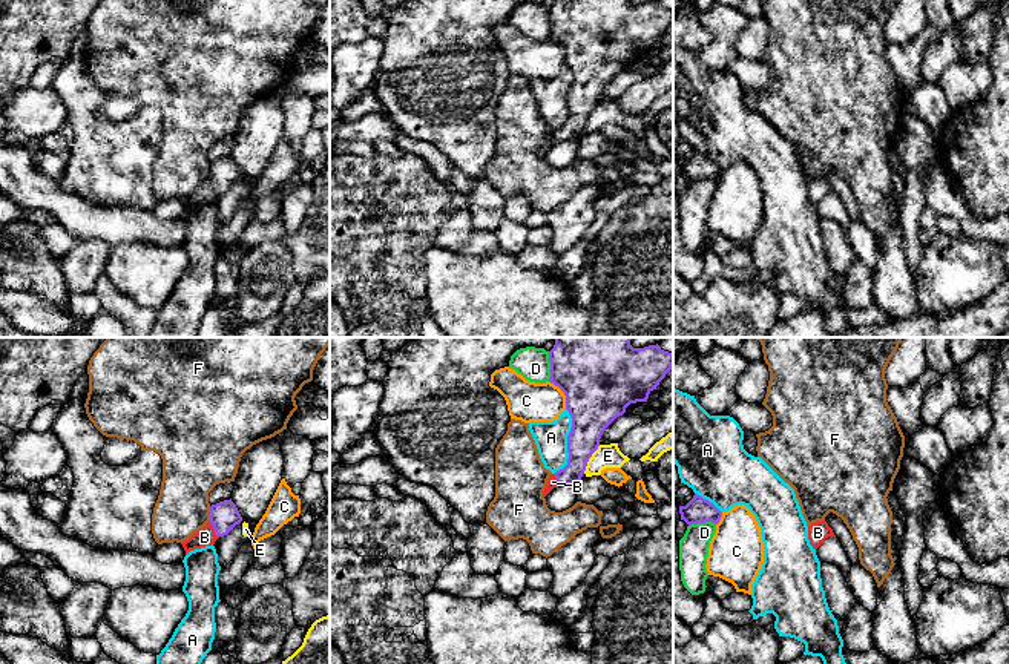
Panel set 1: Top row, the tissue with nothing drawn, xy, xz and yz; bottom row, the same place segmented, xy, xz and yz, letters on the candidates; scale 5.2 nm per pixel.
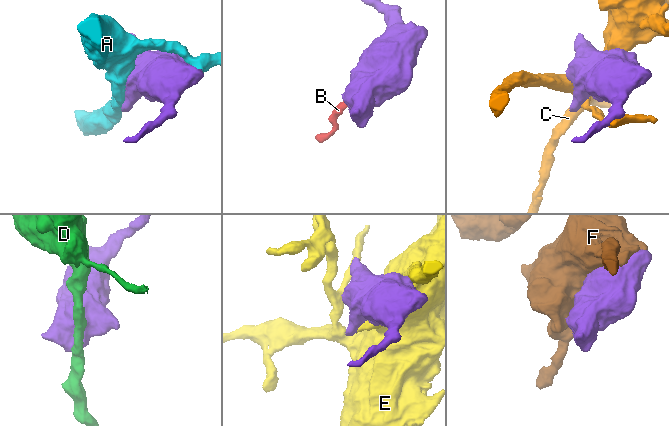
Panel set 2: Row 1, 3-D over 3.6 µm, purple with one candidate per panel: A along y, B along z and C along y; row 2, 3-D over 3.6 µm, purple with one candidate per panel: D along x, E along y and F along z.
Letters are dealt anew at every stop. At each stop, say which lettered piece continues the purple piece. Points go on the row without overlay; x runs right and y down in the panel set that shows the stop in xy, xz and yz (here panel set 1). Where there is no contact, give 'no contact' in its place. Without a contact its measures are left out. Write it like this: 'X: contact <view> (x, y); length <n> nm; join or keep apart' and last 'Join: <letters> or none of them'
A: contact xz (568, 98); length 360 nm; keep apart
B: contact xy (213, 184); length 100 nm; join
C: contact xz (565, 51); length 180 nm; keep apart
D: contact xz (551, 23); length 160 nm; keep apart
E: contact xz (589, 114); length 180 nm; keep apart
F: contact xy (210, 170); length 80 nm; keep apart
Join: B

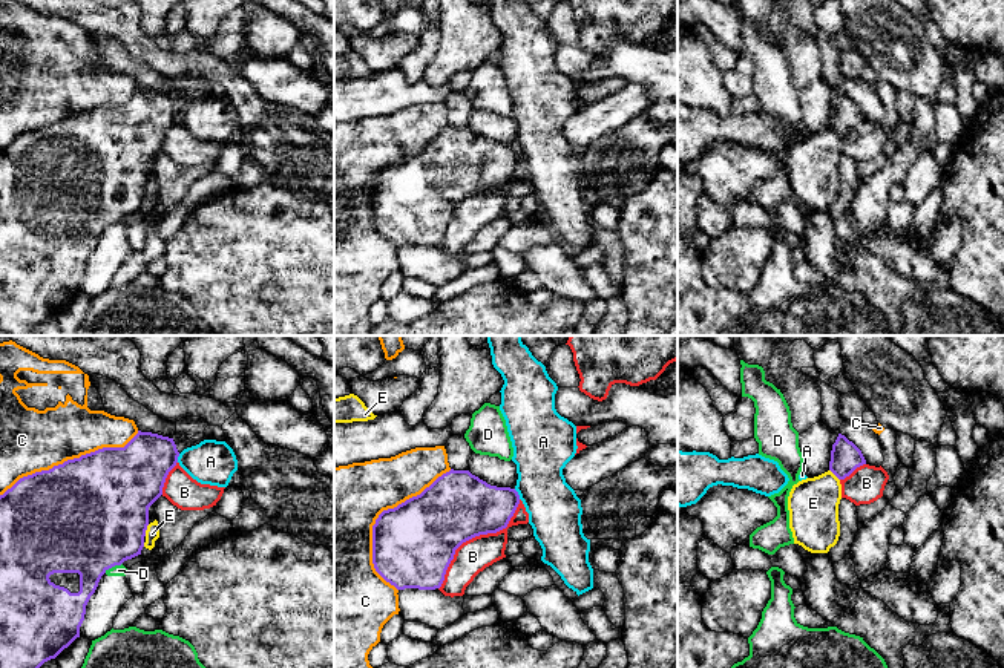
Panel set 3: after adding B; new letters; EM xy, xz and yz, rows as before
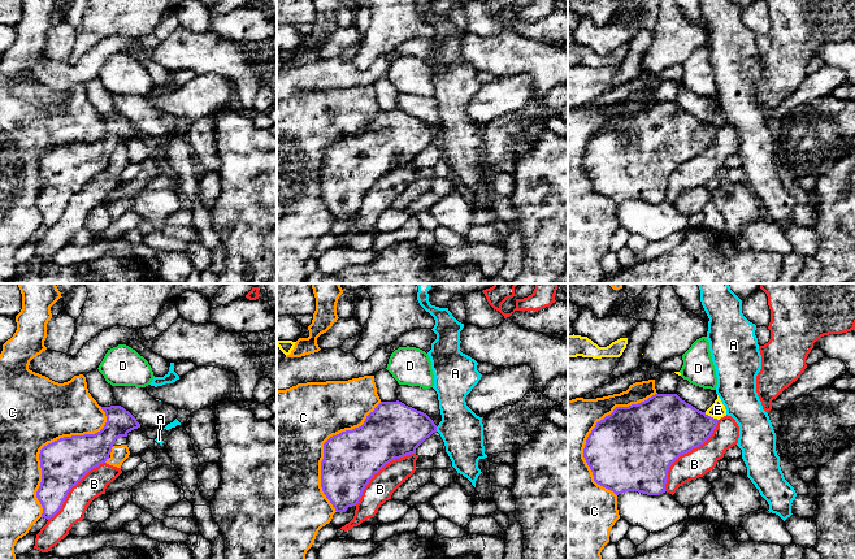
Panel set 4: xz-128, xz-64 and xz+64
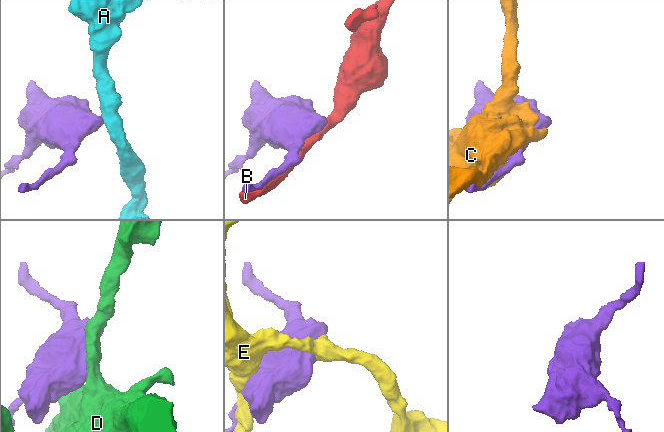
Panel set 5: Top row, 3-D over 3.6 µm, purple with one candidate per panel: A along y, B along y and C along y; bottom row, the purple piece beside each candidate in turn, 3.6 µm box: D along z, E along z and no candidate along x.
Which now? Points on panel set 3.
A: contact xz (517, 150); length 70 nm; keep apart
B: contact xz (474, 193); length 650 nm; keep apart
C: contact xz (377, 175); length 700 nm; keep apart
D: contact xy (112, 222); length 110 nm; keep apart
E: contact xy (146, 186); length 70 nm; keep apart
Join: none of them

